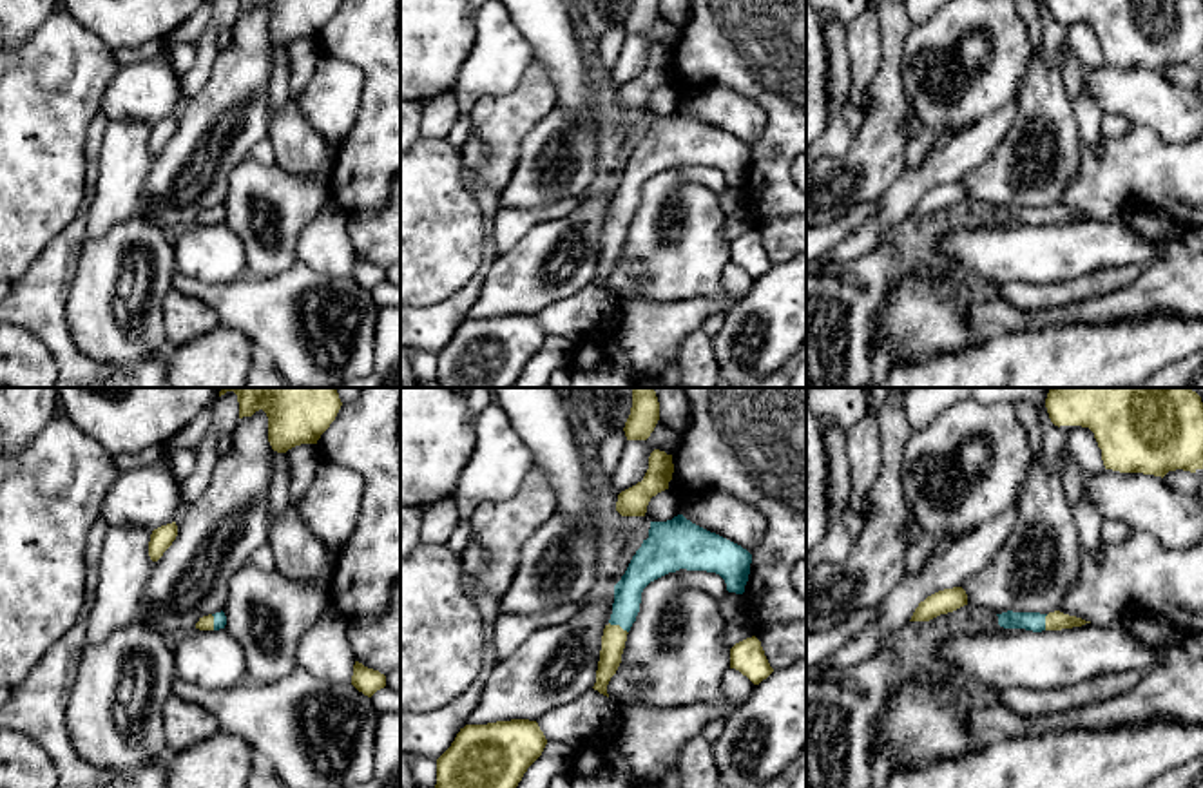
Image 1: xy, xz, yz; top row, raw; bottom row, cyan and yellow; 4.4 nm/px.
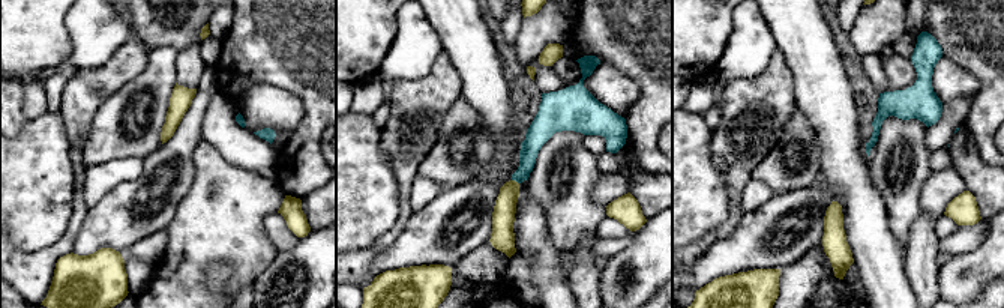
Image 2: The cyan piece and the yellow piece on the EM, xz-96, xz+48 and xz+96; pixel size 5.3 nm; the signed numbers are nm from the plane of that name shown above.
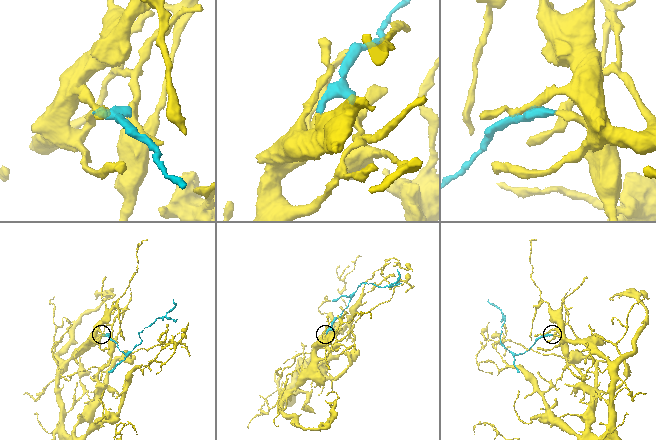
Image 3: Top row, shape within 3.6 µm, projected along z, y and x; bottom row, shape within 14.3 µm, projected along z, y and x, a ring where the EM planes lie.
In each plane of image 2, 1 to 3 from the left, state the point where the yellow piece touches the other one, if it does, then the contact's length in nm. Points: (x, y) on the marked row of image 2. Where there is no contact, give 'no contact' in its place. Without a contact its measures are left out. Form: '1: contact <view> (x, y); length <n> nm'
1: no contact
2: contact xz+48 (515, 181); length 50 nm
3: no contact

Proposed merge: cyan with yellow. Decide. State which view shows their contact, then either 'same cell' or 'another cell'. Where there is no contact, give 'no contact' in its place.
meets cyan in xz; same cell

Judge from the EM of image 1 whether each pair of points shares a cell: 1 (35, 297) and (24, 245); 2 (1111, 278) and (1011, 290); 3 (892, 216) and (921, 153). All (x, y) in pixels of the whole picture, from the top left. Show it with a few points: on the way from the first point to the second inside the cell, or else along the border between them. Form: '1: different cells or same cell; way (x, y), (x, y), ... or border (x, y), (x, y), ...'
1: different cells; border (58, 234), (19, 281)
2: same cell; way (1086, 287), (1066, 294), (1037, 294)
3: different cells; border (948, 140), (935, 147), (917, 167), (904, 169)

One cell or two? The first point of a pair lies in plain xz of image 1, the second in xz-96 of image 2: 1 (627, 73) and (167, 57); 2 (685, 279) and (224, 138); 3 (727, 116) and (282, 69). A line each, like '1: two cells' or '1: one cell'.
1: two cells
2: two cells
3: two cells

